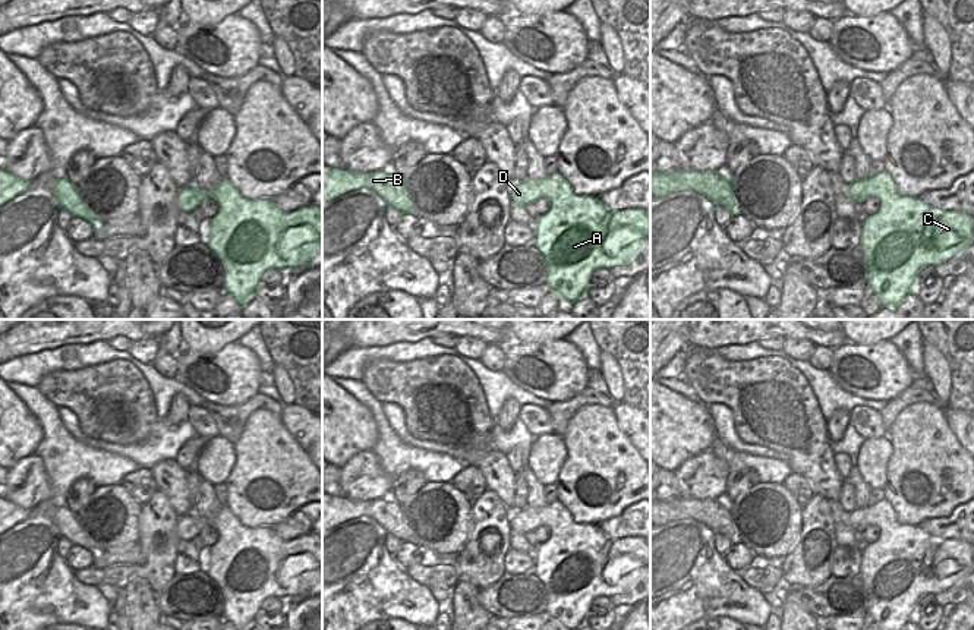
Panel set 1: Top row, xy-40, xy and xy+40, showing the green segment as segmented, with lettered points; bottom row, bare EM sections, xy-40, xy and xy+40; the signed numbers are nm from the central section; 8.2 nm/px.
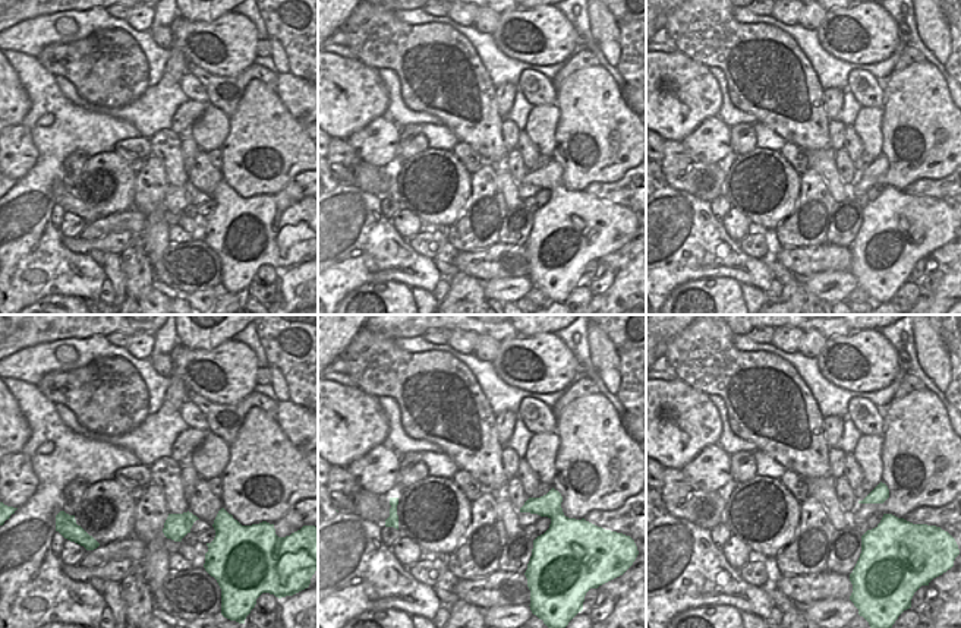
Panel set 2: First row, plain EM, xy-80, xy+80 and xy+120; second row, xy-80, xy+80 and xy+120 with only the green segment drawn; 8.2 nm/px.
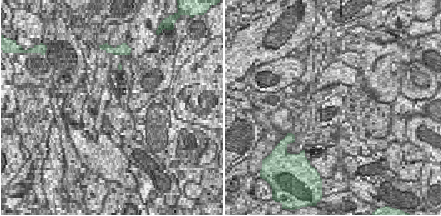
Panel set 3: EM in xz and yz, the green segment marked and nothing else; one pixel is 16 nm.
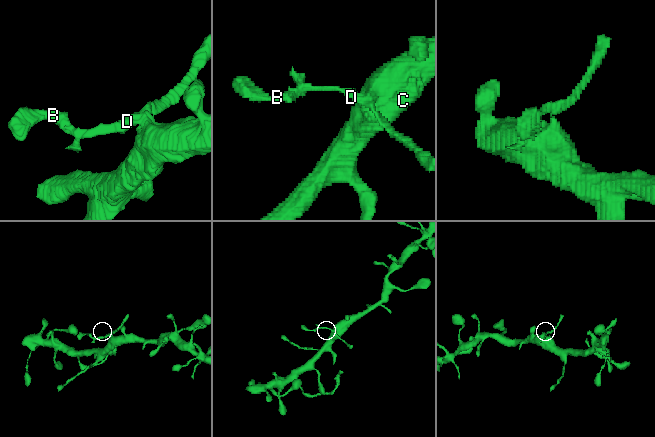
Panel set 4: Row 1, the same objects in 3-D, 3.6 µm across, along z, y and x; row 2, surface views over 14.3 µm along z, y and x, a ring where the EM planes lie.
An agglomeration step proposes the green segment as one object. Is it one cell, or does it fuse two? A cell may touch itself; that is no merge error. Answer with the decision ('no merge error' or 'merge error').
merge error

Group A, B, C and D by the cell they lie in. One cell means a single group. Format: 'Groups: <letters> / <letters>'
Groups: A C / B D

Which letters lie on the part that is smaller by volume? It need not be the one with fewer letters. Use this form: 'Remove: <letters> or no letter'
Remove: B, D

